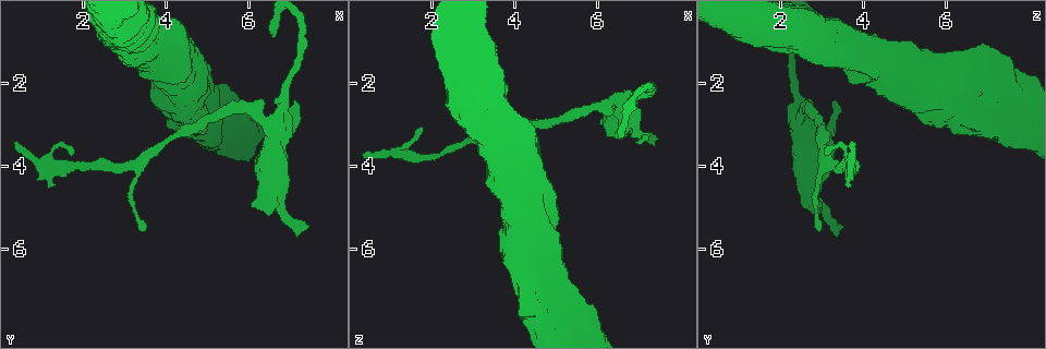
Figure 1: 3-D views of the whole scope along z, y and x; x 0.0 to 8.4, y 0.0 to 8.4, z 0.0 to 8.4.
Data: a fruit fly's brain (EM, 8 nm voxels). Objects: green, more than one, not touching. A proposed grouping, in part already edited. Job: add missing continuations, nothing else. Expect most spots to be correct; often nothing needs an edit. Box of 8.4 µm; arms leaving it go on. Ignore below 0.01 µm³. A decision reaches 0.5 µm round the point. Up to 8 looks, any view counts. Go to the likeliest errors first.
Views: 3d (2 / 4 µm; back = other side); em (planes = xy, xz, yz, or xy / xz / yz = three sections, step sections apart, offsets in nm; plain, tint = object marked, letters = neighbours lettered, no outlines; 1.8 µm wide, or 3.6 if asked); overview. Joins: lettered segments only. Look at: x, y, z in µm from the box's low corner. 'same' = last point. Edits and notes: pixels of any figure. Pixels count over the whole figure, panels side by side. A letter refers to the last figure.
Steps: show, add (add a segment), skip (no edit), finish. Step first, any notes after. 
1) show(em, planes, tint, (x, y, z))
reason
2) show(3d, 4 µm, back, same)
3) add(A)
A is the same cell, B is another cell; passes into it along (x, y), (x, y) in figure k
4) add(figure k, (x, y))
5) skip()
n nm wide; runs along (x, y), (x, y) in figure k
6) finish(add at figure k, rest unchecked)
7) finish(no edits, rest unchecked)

show(em, planes, plain, (6.55, 0.90, 3.35))
long arm stops here

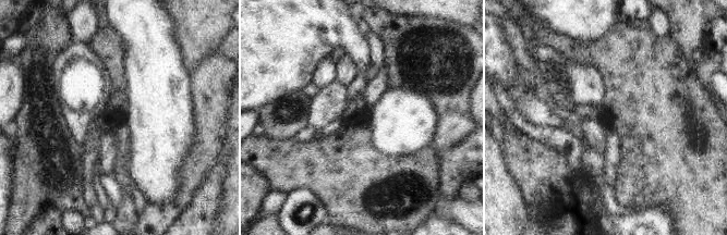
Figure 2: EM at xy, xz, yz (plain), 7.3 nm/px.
show(em, planes, letters, same)
see the neighbours

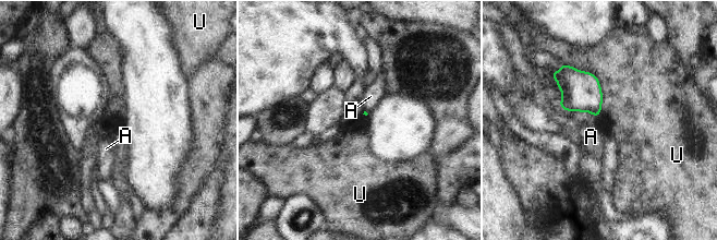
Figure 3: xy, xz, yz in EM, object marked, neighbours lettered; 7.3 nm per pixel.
skip()
U touches over 460 nm; A and U are other cells; border along (561, 63), (598, 79), (602, 111) in figure 3; none of them fits

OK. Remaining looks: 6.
show(3d, 4 µm, back, (7.40, 5.50, 3.50))
an open end

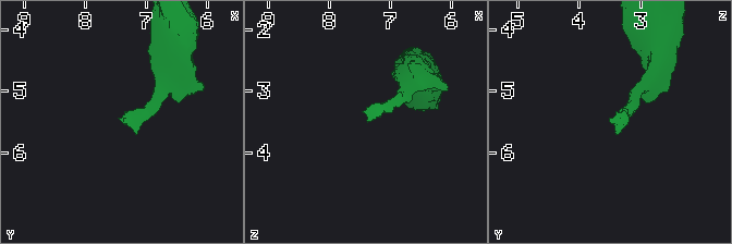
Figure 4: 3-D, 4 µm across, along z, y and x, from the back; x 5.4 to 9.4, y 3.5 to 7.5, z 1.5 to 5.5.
show(em, yz, step 4, tint, (7.35, 5.50, 3.50))

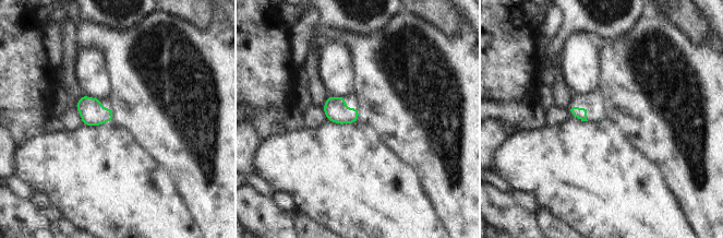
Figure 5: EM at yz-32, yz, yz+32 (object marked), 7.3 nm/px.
show(em, planes, letters, same)

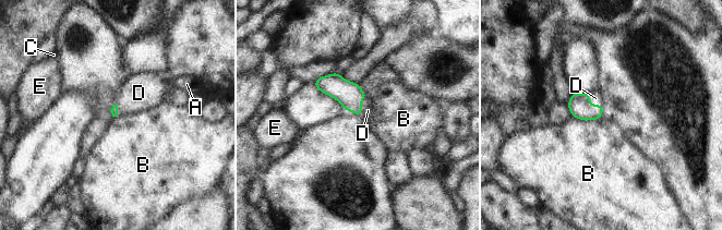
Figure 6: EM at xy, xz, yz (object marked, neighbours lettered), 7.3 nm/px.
add(D)
D is the same cell, A, B, C and E are other cells; passes into it along (349, 95), (361, 106), (368, 110) in figure 6; it goes on there

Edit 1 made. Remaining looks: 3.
show(em, yz, step 4, plain, (3.50, 5.60, 3.00))
thin end

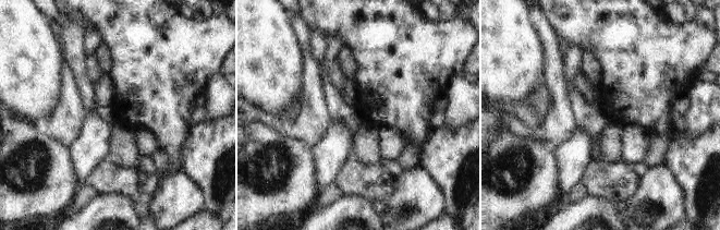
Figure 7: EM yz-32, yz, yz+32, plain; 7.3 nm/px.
show(em, yz, step 4, letters, same)

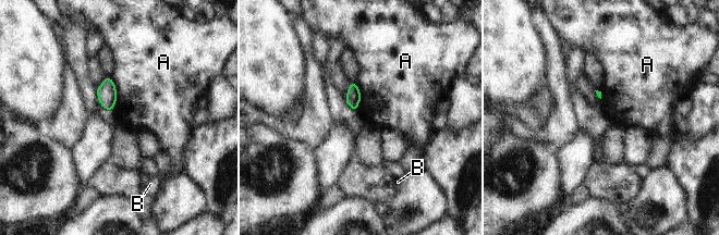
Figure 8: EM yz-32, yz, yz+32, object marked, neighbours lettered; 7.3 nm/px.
skip()
A touches over 190 nm; A and B are other cells; border along (110, 76), (114, 84), (118, 99) in figure 8; none of them fits

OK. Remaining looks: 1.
finish(add at figure 6, rest unchecked)

